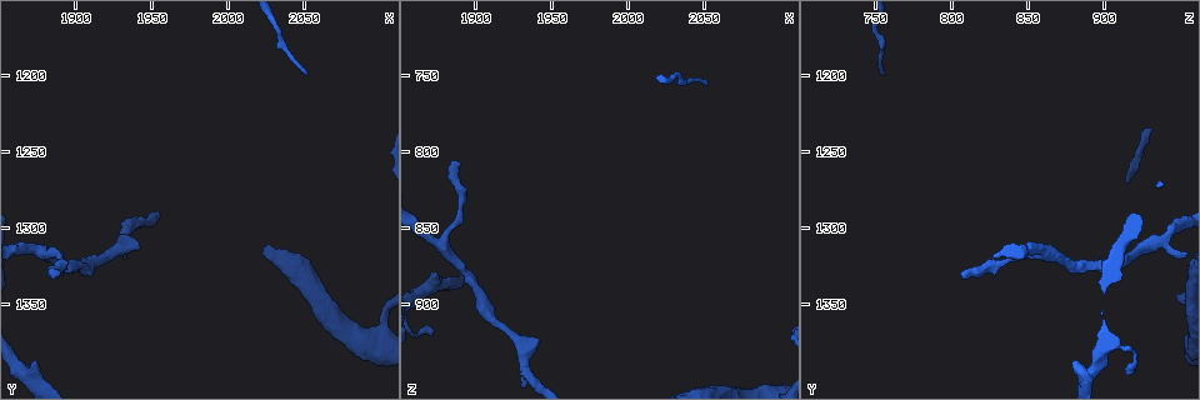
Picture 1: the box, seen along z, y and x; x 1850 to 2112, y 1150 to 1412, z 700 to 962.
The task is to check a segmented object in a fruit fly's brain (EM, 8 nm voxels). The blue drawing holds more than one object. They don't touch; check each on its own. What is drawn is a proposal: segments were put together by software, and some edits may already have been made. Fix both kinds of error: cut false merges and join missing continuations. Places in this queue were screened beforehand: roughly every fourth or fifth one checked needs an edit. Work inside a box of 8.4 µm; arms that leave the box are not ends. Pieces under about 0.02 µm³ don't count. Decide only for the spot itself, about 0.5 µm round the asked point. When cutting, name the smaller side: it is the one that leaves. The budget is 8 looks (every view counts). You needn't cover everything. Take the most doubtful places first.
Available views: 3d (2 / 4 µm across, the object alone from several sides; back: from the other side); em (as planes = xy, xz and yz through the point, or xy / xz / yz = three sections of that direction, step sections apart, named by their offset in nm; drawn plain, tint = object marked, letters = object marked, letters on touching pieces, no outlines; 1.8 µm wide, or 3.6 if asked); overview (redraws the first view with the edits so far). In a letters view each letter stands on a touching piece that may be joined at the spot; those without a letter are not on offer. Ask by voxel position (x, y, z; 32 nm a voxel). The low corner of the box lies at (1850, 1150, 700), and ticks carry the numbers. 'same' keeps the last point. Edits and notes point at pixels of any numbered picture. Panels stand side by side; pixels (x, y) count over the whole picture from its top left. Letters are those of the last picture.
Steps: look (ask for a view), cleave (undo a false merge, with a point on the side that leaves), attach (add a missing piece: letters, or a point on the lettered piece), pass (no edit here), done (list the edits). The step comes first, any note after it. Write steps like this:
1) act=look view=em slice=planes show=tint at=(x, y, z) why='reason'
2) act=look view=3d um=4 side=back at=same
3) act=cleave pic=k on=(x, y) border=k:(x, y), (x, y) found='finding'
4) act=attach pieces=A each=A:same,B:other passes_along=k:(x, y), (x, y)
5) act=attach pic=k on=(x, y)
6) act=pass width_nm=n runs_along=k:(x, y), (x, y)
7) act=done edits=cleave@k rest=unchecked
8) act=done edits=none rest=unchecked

act=look view=3d um=2 at=(1890, 1330, 806) why='an open end'

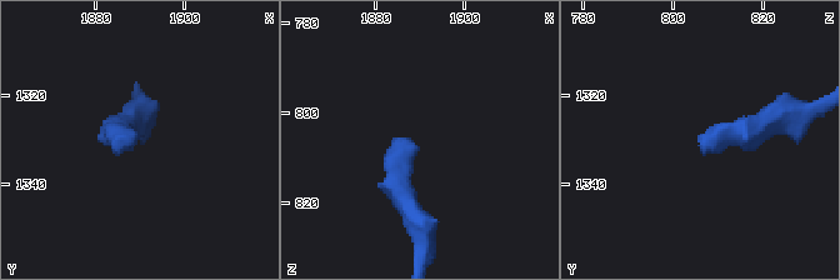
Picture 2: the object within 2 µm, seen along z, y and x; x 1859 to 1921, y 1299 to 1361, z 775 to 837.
act=look view=em slice=planes show=letters at=(1888, 1330, 805)

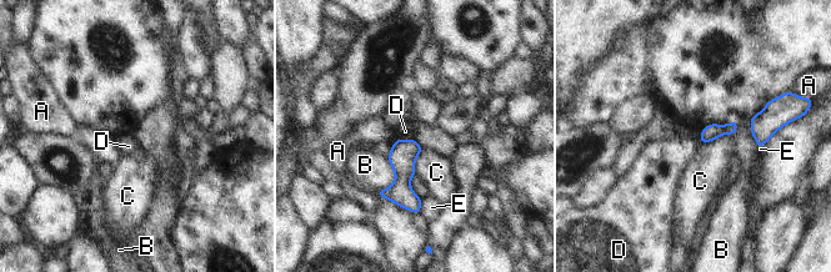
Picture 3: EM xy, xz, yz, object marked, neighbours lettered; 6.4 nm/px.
act=pass width_nm=100 each=A:other,B:other,C:other,D:other,E:other border=3:(396, 137), (413, 139) found='none of them fits'

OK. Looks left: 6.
act=look view=3d um=4 at=(1876, 1314, 860) why='three-way junction'

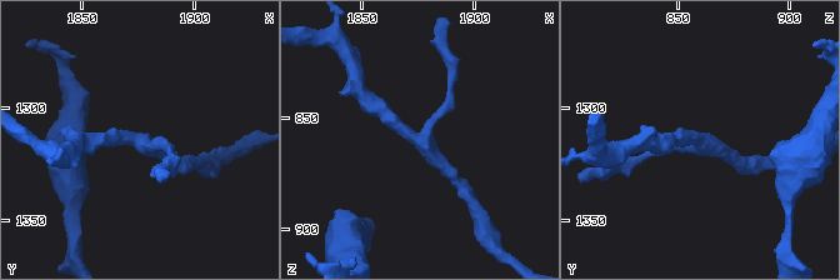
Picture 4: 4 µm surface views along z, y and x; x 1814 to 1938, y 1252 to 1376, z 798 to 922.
act=look view=em slice=xz step=4 show=tint at=(1876, 1315, 860)

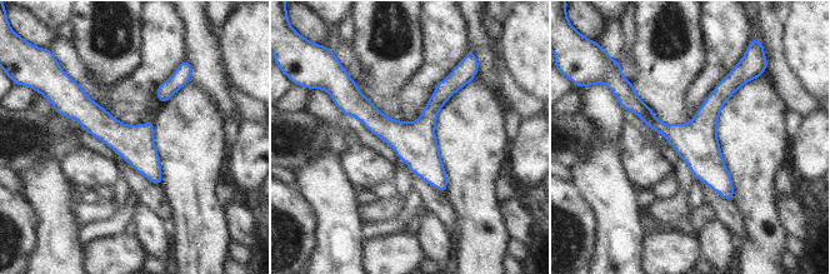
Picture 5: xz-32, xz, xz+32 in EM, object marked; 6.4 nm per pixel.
act=look view=em slice=planes show=letters at=same why='another direction'

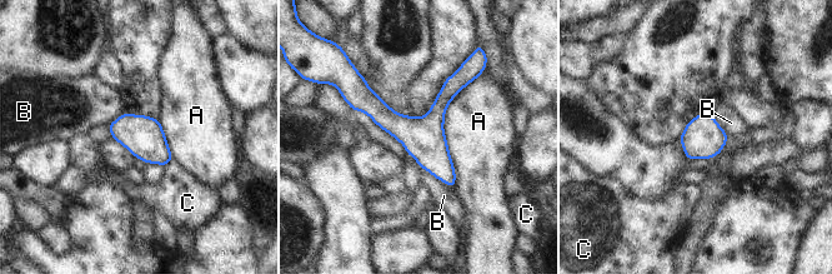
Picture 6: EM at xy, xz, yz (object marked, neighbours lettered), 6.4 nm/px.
act=pass each=A:other,B:other,C:other border=6:(420, 165), (454, 189) found='one cell here'

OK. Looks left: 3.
act=look view=3d um=2 at=(1868, 1394, 914) why='tapers out'

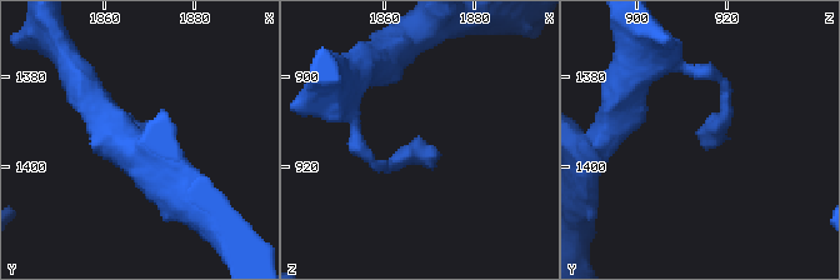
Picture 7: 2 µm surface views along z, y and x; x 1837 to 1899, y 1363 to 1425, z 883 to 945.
act=look view=em slice=planes show=letters at=(1869, 1396, 914) why='shape alone is not enough'

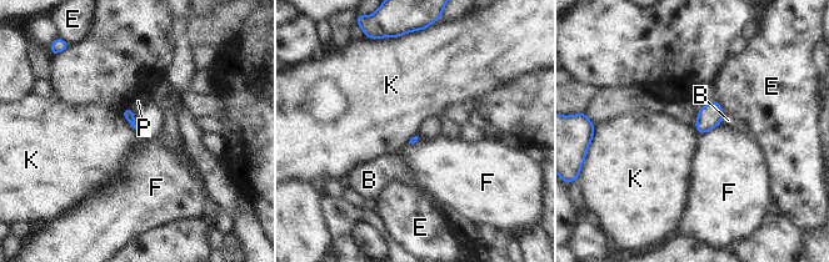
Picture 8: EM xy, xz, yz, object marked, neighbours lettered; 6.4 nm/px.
act=attach pieces=P each=B:other,E:other,F:other,K:other,P:same passes_along=8:(710, 116), (704, 106), (699, 102) found='it goes on there'

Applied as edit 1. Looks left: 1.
act=done edits=attach@8 rest=unchecked

